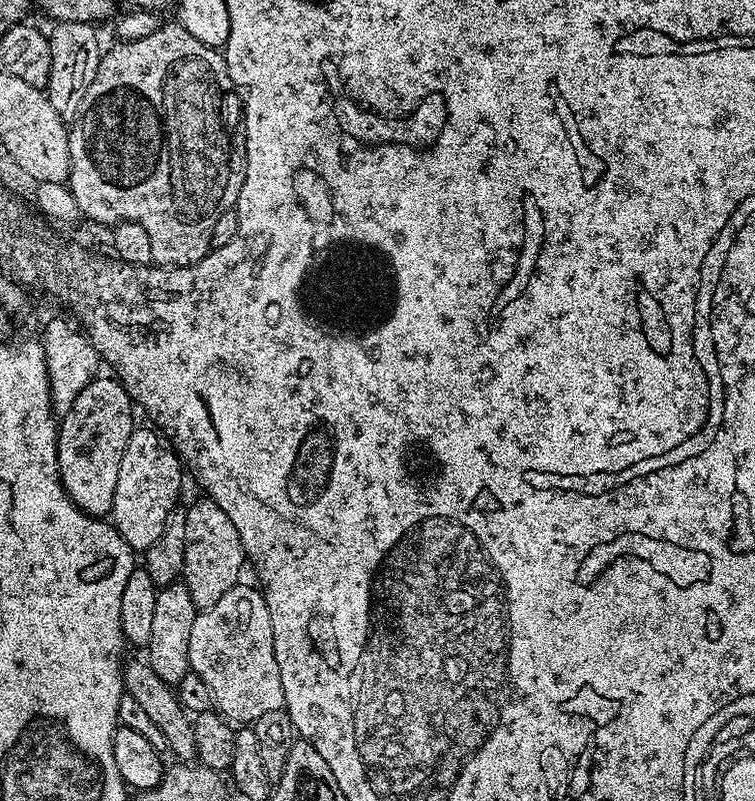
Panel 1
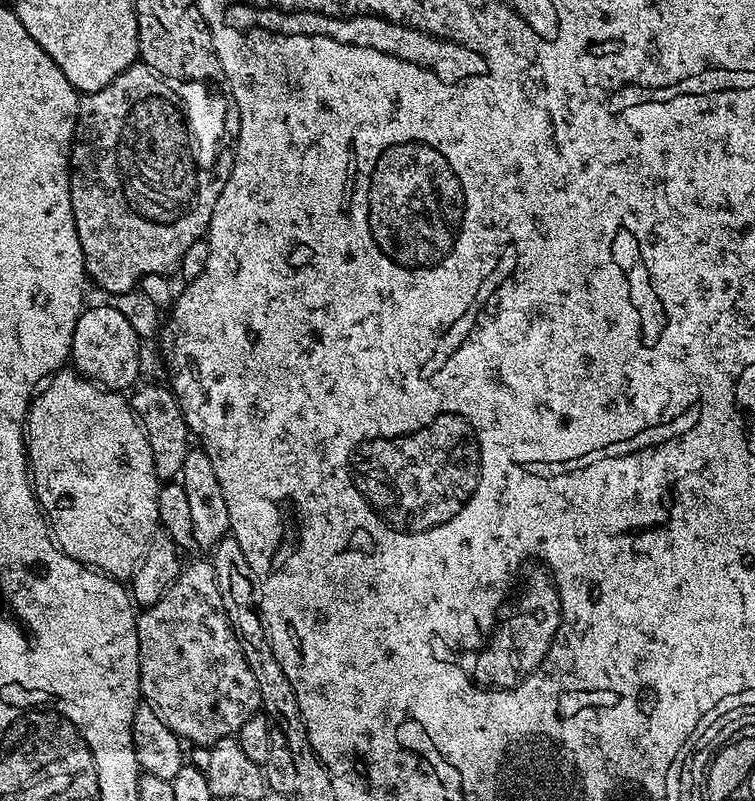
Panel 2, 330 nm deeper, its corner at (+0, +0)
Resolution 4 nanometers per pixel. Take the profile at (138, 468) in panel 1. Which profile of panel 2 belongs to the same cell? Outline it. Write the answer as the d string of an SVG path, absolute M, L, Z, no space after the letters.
M61 370L55 373L47 381L43 391L33 399L32 407L28 410L28 419L26 421L26 451L28 454L30 479L34 485L37 501L50 525L50 532L54 537L56 547L63 550L70 558L87 564L89 568L95 568L97 572L103 572L104 575L111 576L113 580L124 582L136 573L136 568L144 561L144 555L150 546L152 536L158 531L158 525L160 523L158 494L160 493L162 482L156 476L154 454L150 450L150 442L146 438L144 428L139 420L137 420L131 403L125 397L123 400L120 396L123 395L119 391L109 390L93 382L91 379L85 378L75 370Z

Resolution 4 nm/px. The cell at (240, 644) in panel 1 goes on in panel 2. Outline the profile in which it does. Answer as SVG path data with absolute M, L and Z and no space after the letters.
M211 563L192 564L189 568L187 565L166 594L137 615L136 629L139 695L156 709L181 741L193 740L210 746L227 736L236 736L242 722L261 711L258 682L254 682L254 674L242 654L240 638L228 620Z

